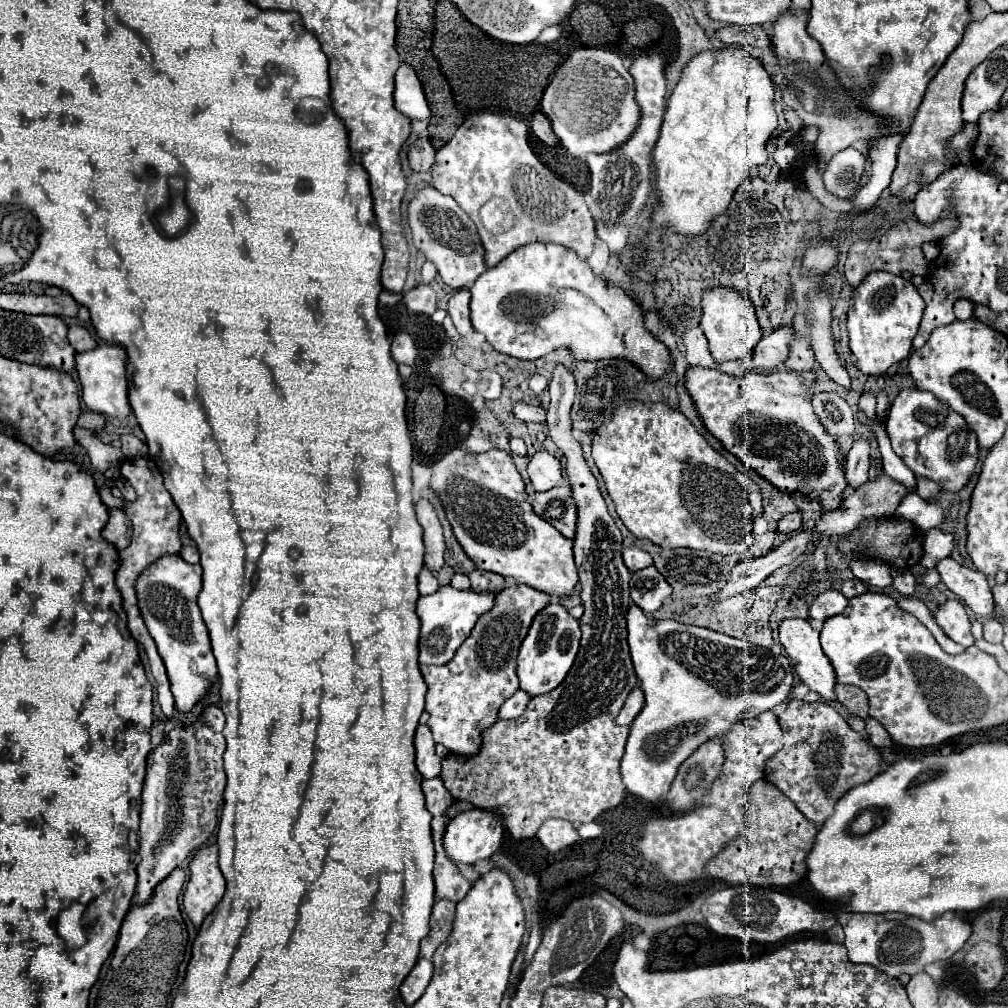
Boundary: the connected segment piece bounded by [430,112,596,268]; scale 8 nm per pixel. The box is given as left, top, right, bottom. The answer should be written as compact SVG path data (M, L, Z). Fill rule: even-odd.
M478 112L468 116L462 126L458 126L452 140L436 152L436 162L430 172L432 186L442 194L450 194L478 226L486 250L486 268L496 266L512 250L530 242L554 242L574 250L584 260L594 250L594 220L584 196L554 176L536 158L528 143L528 126L510 114ZM520 194L526 194L526 210ZM494 196L508 200L516 216L514 226L502 234L492 234L480 224L480 208Z

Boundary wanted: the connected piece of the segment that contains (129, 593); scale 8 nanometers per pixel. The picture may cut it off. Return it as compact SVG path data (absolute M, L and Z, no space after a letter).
M150 456L146 458L136 458L136 460L124 460L122 464L122 476L132 484L132 488L136 490L136 500L134 502L126 502L124 512L132 522L132 542L128 548L118 552L118 570L116 570L116 586L122 594L122 606L124 612L128 614L128 630L132 634L132 638L136 642L140 642L148 654L150 660L150 670L152 676L156 680L158 686L158 702L164 710L164 714L170 718L172 710L174 710L174 698L170 692L170 684L168 684L168 676L166 676L166 668L164 662L156 650L156 644L152 640L152 636L146 630L146 624L140 616L140 610L136 606L136 592L134 592L134 582L138 578L138 574L142 572L142 568L146 568L148 564L152 564L154 560L158 560L164 554L178 554L178 550L182 548L180 544L180 536L178 536L178 524L180 524L180 510L174 504L170 492L164 488L162 484L162 474L160 474L160 466L156 464L156 460L152 460Z

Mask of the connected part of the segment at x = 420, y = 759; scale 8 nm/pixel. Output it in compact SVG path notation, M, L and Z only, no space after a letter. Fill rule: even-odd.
M426 724L418 726L416 730L416 766L418 766L418 772L424 776L424 778L434 778L434 776L440 776L440 764L442 764L442 758L436 756L434 752L434 738L432 738L432 732Z

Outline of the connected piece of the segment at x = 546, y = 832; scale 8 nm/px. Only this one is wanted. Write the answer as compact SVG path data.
M550 818L540 826L538 838L544 844L544 848L548 848L550 852L558 852L578 842L580 834L572 822L566 822L562 818Z

